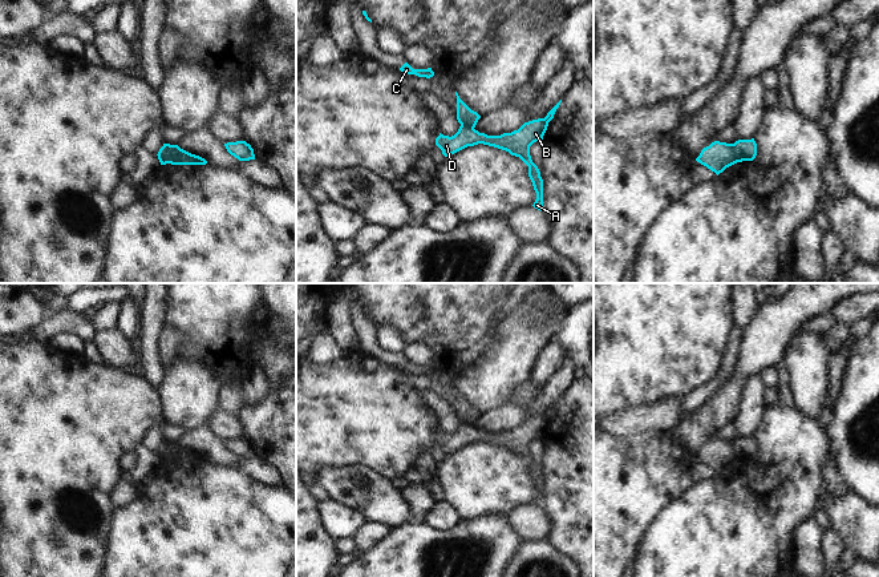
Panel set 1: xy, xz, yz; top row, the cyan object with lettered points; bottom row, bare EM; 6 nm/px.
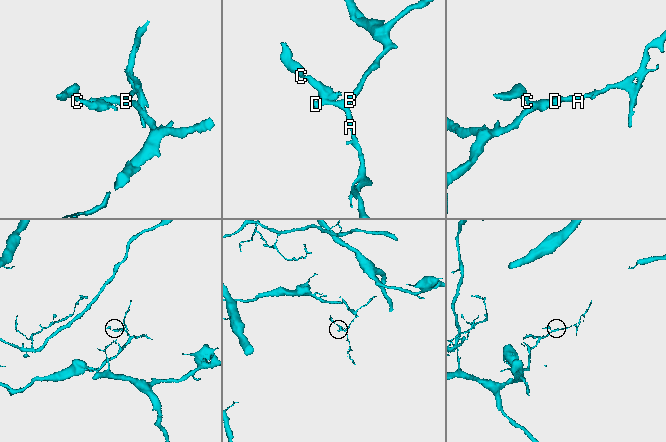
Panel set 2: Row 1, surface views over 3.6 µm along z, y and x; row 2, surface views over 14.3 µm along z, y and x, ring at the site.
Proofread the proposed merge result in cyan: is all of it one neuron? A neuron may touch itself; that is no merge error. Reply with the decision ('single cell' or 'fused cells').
fused cells

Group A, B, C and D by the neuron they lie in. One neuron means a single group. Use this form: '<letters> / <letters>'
A B D / C

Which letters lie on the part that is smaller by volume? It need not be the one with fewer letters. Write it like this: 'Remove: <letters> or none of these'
Remove: C

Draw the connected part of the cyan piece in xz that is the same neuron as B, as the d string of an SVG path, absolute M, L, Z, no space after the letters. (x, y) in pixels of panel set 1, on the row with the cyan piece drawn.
M562 100L547 113L544 118L524 122L518 130L503 133L501 136L487 136L479 133L474 128L461 125L458 132L449 137L440 133L436 138L436 145L442 150L445 157L449 157L467 146L478 144L494 146L509 152L511 156L519 157L528 166L528 177L536 193L534 207L543 211L543 179L538 166L530 156L530 146L542 141L547 130L548 122L554 118Z

